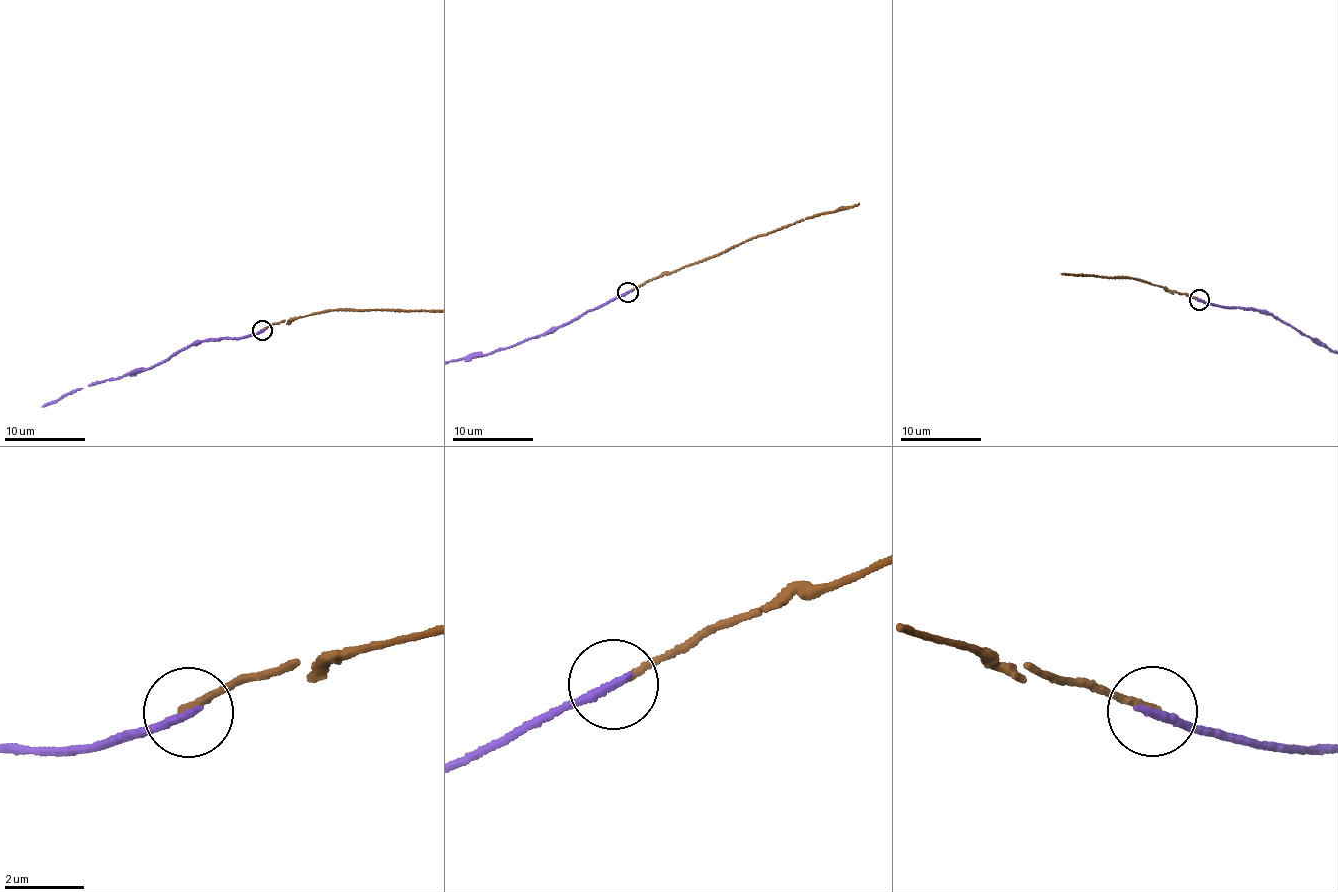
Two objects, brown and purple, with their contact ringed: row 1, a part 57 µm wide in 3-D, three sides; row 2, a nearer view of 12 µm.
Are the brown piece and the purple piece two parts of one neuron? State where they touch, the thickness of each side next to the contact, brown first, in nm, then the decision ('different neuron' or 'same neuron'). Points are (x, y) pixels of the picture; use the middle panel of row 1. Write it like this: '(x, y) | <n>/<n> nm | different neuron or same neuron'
(628, 292) | 180/240 nm | different neuron

